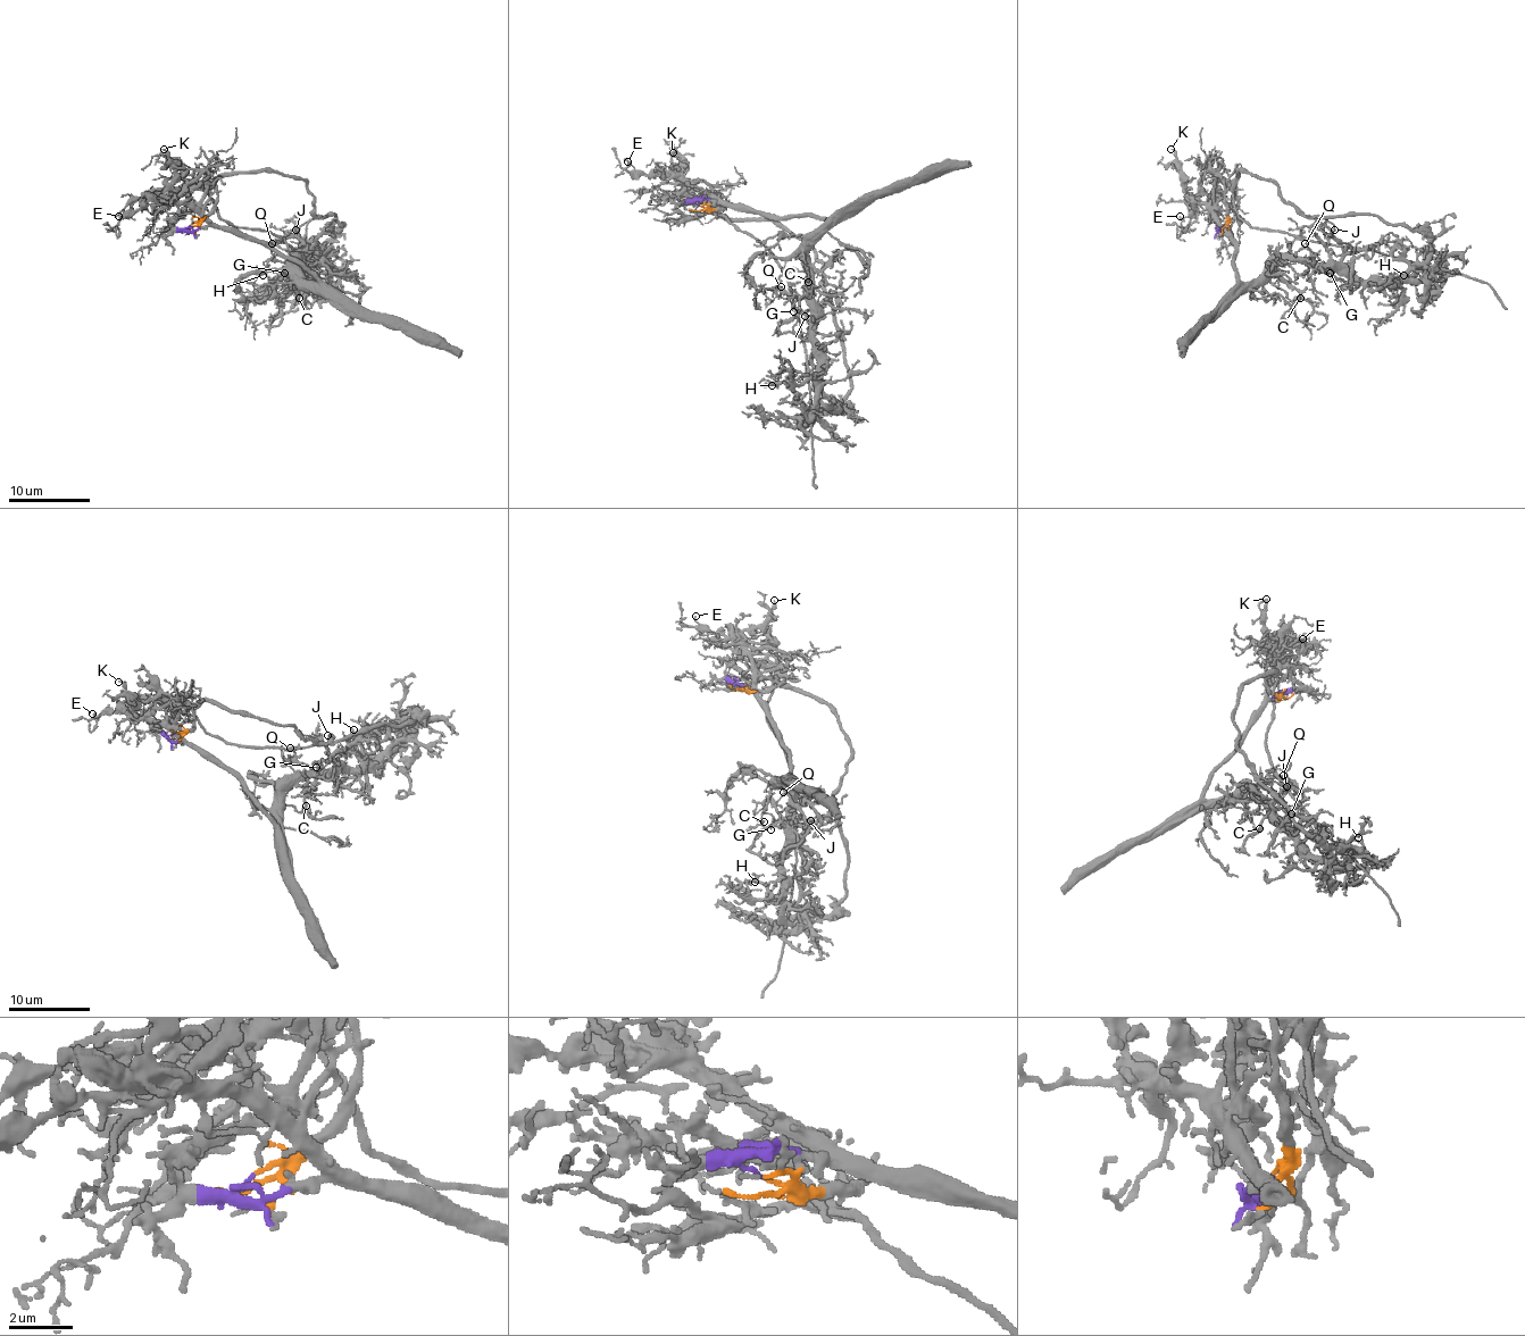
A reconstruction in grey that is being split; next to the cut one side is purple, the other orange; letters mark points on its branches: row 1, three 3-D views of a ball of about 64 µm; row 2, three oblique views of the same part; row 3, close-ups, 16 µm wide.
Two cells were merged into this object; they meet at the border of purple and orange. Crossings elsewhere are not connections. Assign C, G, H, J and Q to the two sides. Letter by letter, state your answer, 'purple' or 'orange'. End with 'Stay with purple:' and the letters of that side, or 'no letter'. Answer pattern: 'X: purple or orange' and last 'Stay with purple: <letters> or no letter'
C: purple
G: purple
H: purple
J: purple
Q: purple
Stay with purple: C, G, H, J, Q

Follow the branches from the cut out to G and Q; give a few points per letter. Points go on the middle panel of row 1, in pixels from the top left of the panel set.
G: (700, 205), (700, 201), (743, 203), (777, 217), (818, 215), (826, 222), (808, 253), (806, 294), (793, 310)
Q: (700, 205), (743, 203), (777, 217), (818, 215), (826, 222), (808, 253), (806, 294), (788, 297), (782, 286)

